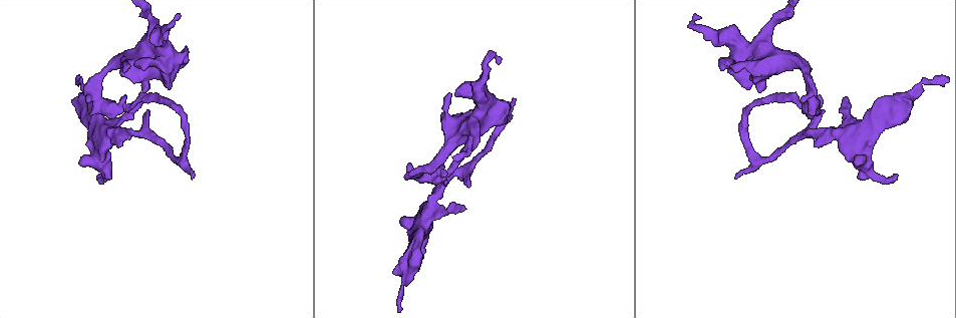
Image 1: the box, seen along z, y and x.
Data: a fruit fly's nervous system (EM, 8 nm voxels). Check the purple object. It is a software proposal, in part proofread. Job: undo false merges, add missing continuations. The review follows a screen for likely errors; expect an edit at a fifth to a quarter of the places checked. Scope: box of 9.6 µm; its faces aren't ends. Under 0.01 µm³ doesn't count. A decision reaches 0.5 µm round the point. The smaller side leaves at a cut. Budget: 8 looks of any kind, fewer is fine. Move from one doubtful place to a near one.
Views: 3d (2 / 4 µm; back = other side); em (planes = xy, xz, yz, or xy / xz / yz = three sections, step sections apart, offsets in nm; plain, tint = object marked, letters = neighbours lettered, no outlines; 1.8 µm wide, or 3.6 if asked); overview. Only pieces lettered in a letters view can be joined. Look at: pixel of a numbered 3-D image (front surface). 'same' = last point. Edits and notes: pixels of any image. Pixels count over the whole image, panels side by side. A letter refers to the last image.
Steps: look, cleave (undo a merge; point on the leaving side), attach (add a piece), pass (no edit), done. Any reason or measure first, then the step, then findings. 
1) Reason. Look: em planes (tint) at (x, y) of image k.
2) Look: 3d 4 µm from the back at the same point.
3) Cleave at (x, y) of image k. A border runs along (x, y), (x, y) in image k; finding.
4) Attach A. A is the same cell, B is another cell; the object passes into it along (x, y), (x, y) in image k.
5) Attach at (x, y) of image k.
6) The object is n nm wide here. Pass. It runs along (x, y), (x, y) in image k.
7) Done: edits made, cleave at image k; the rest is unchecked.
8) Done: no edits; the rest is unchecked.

Sharp bend. Look: em 3.6 µm planes (tint) at (807, 84) of image 1.

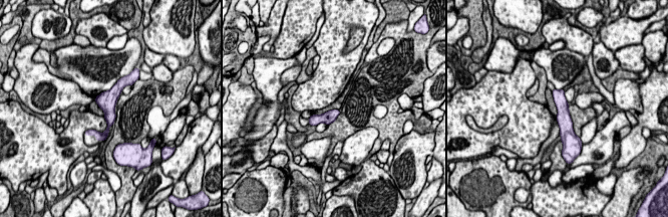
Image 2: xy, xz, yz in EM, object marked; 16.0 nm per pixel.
See the neighbours. Look: em 3.6 µm planes (letters) at the same point.

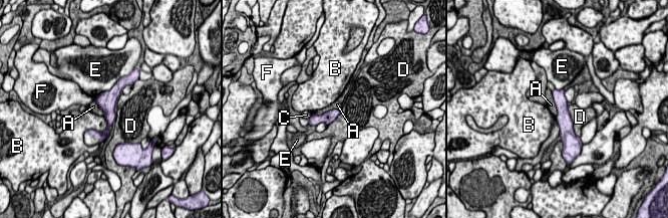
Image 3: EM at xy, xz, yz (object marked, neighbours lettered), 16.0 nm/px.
The longest contact is with D, 550 nm. Pass. A, B, C, D, E and F are other cells; a border runs along (551, 90), (557, 110), (556, 117) in image 3; one neuron here.

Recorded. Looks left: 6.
Look: 3d 4 µm at (431, 210) of image 1.

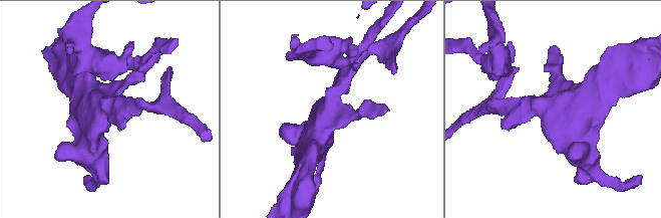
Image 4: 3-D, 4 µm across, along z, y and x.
Look: em xy step 16 (tint) at (329, 112) of image 4.

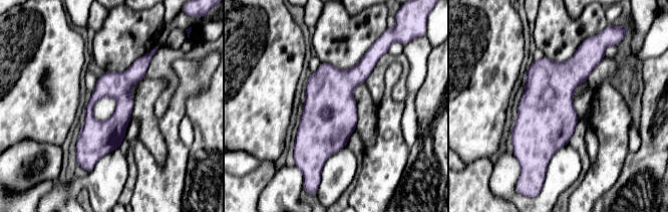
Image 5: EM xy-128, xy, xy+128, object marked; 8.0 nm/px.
Look: em planes (letters) at the same point.

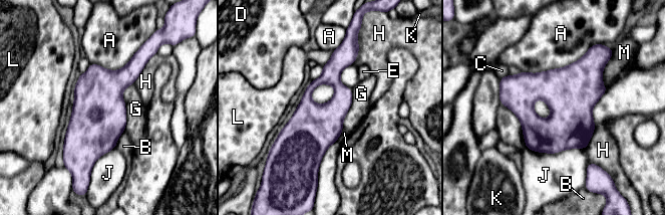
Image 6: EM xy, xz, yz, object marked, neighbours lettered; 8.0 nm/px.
Pass. A, B, C, D, E, G, H, J, K, L and M are other cells; a border runs along (133, 83), (122, 92), (124, 130) in image 6; one neuron here.

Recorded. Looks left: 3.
Sudden change in width. Look: em 3.6 µm yz step 16 (letters) at (163, 58) of image 1.

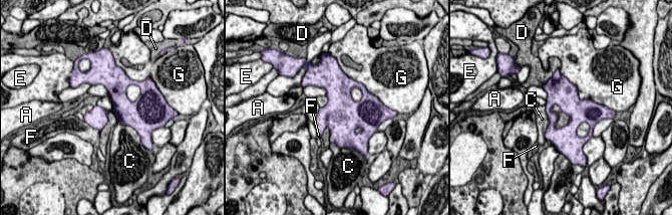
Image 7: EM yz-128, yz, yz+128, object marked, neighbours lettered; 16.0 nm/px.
Pass. A, C, D, E, F and G are other cells; a border runs along (549, 79), (542, 86) in image 7; continuous, no second neuron.

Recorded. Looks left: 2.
Done: no edits; the rest is unchecked.

